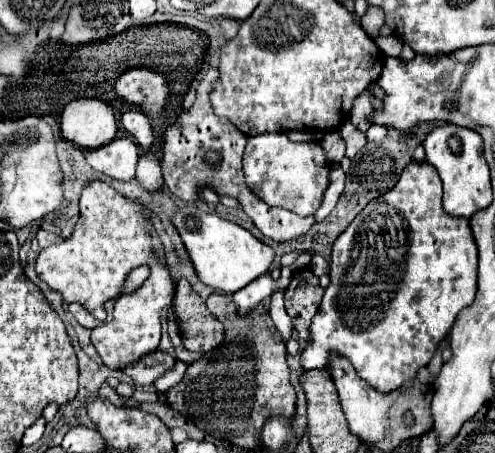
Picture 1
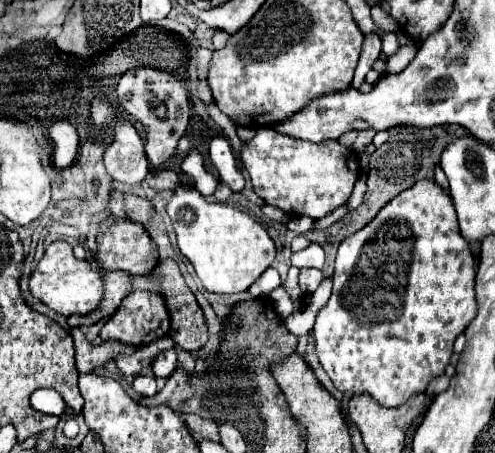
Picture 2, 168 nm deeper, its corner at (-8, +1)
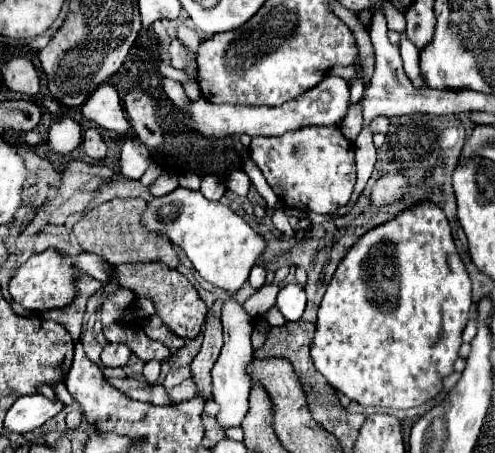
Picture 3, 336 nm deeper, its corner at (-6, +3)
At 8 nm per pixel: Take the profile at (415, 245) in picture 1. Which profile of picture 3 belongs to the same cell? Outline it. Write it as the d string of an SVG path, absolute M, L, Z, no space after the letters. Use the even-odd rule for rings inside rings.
M420 201L404 211L400 211L394 219L372 227L368 233L364 233L350 249L348 253L342 257L326 293L324 299L320 303L318 309L318 323L316 323L316 335L314 335L314 343L312 343L312 359L316 363L316 369L326 377L326 381L342 391L348 399L368 407L368 405L380 405L380 407L394 407L394 409L410 409L410 407L418 407L424 401L440 395L442 385L440 381L450 375L454 369L454 361L458 359L458 349L462 345L462 331L466 327L466 321L470 317L470 307L472 307L472 289L470 289L470 277L466 273L466 267L456 251L454 239L452 239L452 229L450 229L450 221L446 219L444 211L434 205L432 201Z

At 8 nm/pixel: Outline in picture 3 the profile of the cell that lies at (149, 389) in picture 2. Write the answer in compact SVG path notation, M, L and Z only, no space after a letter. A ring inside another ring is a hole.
M150 361L150 363L146 363L142 375L146 377L146 381L148 381L150 385L154 385L156 379L158 379L158 375L160 375L160 363L158 363L158 361Z

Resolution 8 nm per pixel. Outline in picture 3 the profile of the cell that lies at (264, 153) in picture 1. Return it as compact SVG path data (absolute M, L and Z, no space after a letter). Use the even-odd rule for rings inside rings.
M340 127L298 129L298 133L286 133L282 137L252 137L248 151L286 207L296 207L306 213L334 213L348 205L356 185L354 145L348 143Z

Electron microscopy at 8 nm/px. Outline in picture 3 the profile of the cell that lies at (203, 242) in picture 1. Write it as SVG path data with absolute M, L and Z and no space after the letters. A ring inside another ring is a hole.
M178 187L164 197L152 199L142 219L146 229L162 231L172 243L184 249L200 277L228 293L240 289L244 281L248 281L250 269L266 249L266 239L256 233L238 213L220 201L208 201L200 191L184 187Z

